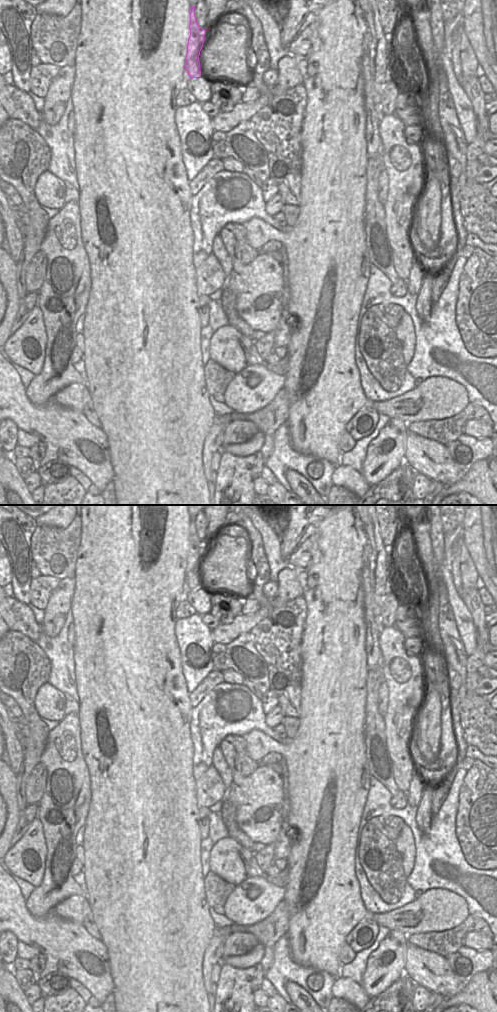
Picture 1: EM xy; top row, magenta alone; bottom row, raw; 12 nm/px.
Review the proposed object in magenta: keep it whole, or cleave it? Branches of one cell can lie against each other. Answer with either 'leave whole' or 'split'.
split

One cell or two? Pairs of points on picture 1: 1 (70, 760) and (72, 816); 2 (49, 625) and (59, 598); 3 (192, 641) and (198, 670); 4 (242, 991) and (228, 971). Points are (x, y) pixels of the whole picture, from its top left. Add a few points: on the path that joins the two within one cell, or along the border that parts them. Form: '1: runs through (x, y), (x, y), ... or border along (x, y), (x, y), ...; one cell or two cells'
1: runs through (70, 774), (70, 802); one cell
2: runs through (54, 619), (58, 605); one cell
3: runs through (191, 649), (191, 656), (186, 661), (190, 666); one cell
4: runs through (237, 986), (236, 979), (233, 976); one cell

